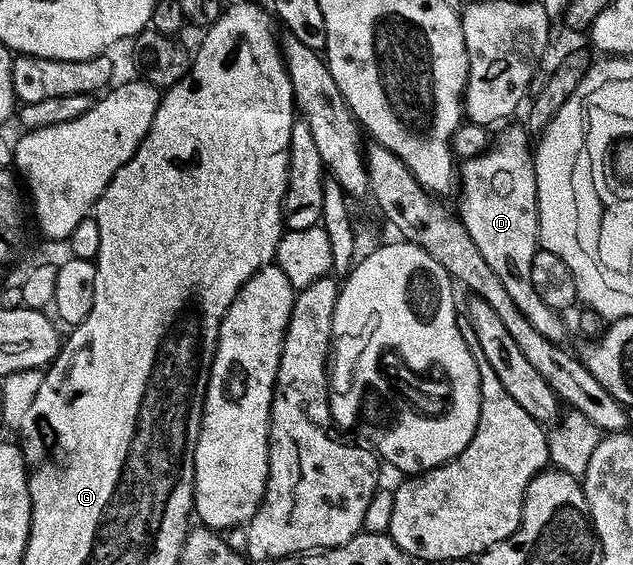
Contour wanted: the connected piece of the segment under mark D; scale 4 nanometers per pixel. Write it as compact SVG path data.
M526 126L506 127L502 128L504 131L499 136L494 136L487 150L471 159L462 160L457 175L457 218L468 231L478 252L485 257L486 264L505 285L509 298L528 318L529 324L543 338L563 345L567 339L564 316L545 305L537 289L533 289L533 257L541 247L533 143Z

